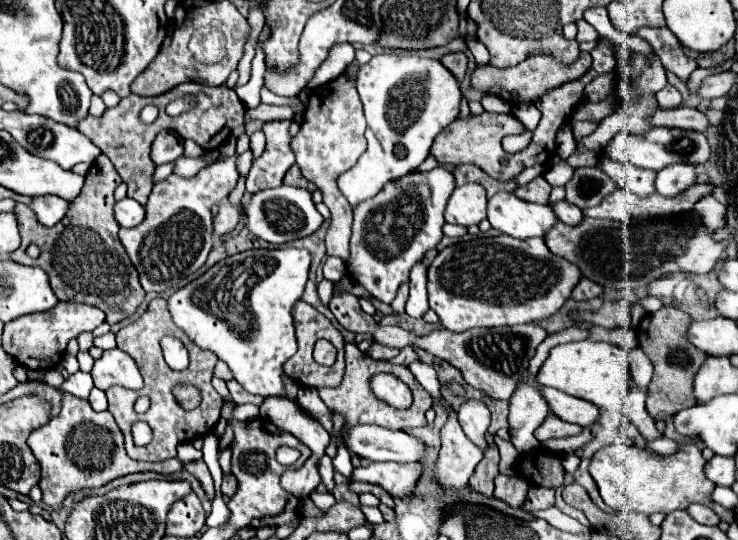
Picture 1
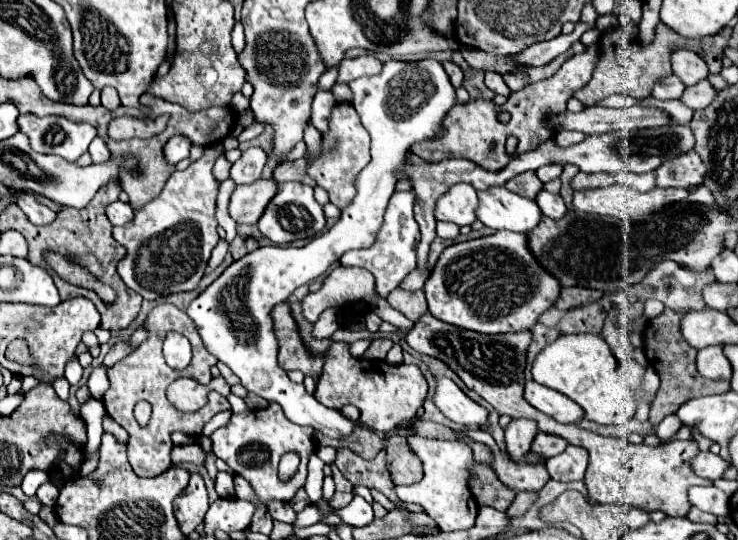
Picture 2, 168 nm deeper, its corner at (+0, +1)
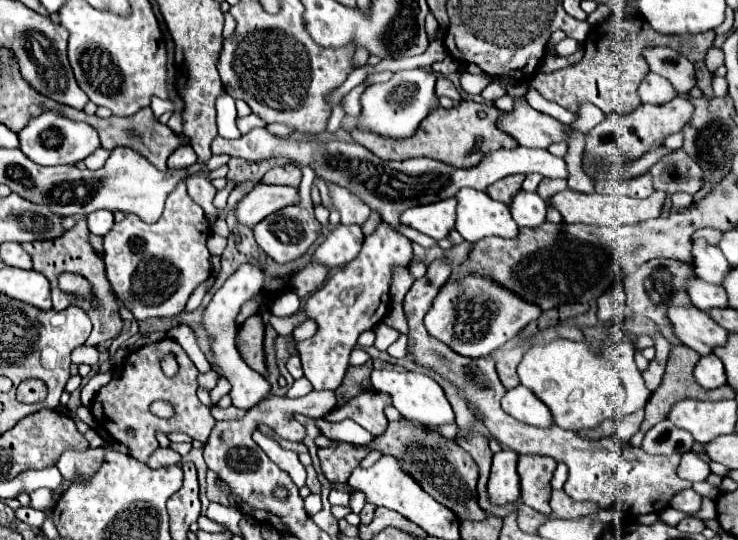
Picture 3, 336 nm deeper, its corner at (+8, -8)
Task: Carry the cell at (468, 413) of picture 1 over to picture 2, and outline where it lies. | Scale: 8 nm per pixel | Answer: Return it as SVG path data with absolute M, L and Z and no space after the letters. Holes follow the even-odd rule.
M436 377L436 395L434 401L438 409L456 425L466 429L482 427L488 421L488 411L480 403L472 401L456 383L448 377Z

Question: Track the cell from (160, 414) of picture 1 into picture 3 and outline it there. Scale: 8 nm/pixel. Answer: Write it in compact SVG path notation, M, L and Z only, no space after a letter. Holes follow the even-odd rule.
M164 338L156 344L146 344L138 350L134 350L124 366L122 366L122 372L118 378L112 378L110 384L106 384L94 398L92 402L92 414L94 418L98 420L98 424L116 440L116 442L122 442L128 446L128 454L134 456L136 460L140 462L146 462L148 456L152 454L152 450L158 448L158 442L154 438L156 432L164 432L164 434L170 434L170 432L184 432L188 434L192 440L198 440L198 442L206 442L216 420L210 416L210 408L204 406L198 396L196 396L196 390L198 390L198 382L196 382L196 376L198 376L198 370L194 366L194 362L188 358L188 354L182 350L182 346L170 338ZM166 354L174 354L176 360L178 360L178 374L168 378L162 368L160 368L160 362ZM154 400L166 400L174 406L176 414L170 418L170 420L162 420L158 416L154 416L150 412L150 404ZM128 430L132 430L134 434L128 436Z

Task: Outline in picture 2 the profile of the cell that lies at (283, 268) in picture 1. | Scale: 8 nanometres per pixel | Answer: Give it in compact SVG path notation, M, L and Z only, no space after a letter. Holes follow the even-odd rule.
M388 59L382 65L382 71L378 75L372 77L360 77L348 83L352 89L352 105L358 111L362 125L366 127L366 131L370 133L370 153L372 153L372 161L368 163L368 167L364 171L358 173L354 185L356 185L356 197L352 199L352 203L342 211L342 217L338 219L338 223L328 229L326 233L316 235L308 245L304 247L260 247L248 255L244 255L242 259L234 261L212 285L208 285L194 301L190 301L186 313L188 317L194 321L204 347L218 357L222 363L226 363L238 377L240 383L264 397L266 401L274 401L284 409L286 419L290 419L296 425L310 425L312 429L320 431L322 435L330 437L330 439L344 439L350 437L356 429L358 423L346 419L340 411L336 409L328 409L322 403L318 403L312 395L306 393L304 385L296 385L288 379L286 371L280 369L278 365L278 341L276 341L276 331L274 331L274 321L272 321L272 307L276 303L286 301L300 285L316 279L316 275L324 275L324 271L338 261L346 251L350 249L362 249L362 247L370 247L374 243L376 237L376 229L380 229L382 225L382 215L384 209L388 205L390 195L394 193L396 181L398 181L398 171L404 169L406 165L410 165L410 149L414 143L420 141L428 141L432 137L436 137L442 129L442 121L446 117L446 113L456 105L456 93L454 87L444 71L444 67L434 61L434 59L422 59L416 63L410 61L394 61Z

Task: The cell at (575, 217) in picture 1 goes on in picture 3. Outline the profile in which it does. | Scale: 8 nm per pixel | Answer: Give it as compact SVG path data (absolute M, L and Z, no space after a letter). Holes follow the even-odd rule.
M520 190L520 194L516 194L516 198L512 198L508 208L518 226L536 228L546 220L548 204L536 192L528 194L526 190Z

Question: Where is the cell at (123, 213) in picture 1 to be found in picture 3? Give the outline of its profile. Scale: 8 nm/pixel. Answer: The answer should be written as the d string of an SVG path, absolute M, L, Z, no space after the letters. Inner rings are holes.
M96 210L96 212L92 212L92 214L86 216L86 224L88 224L88 230L92 234L104 236L112 228L114 218L112 218L112 212L108 212L108 210Z

